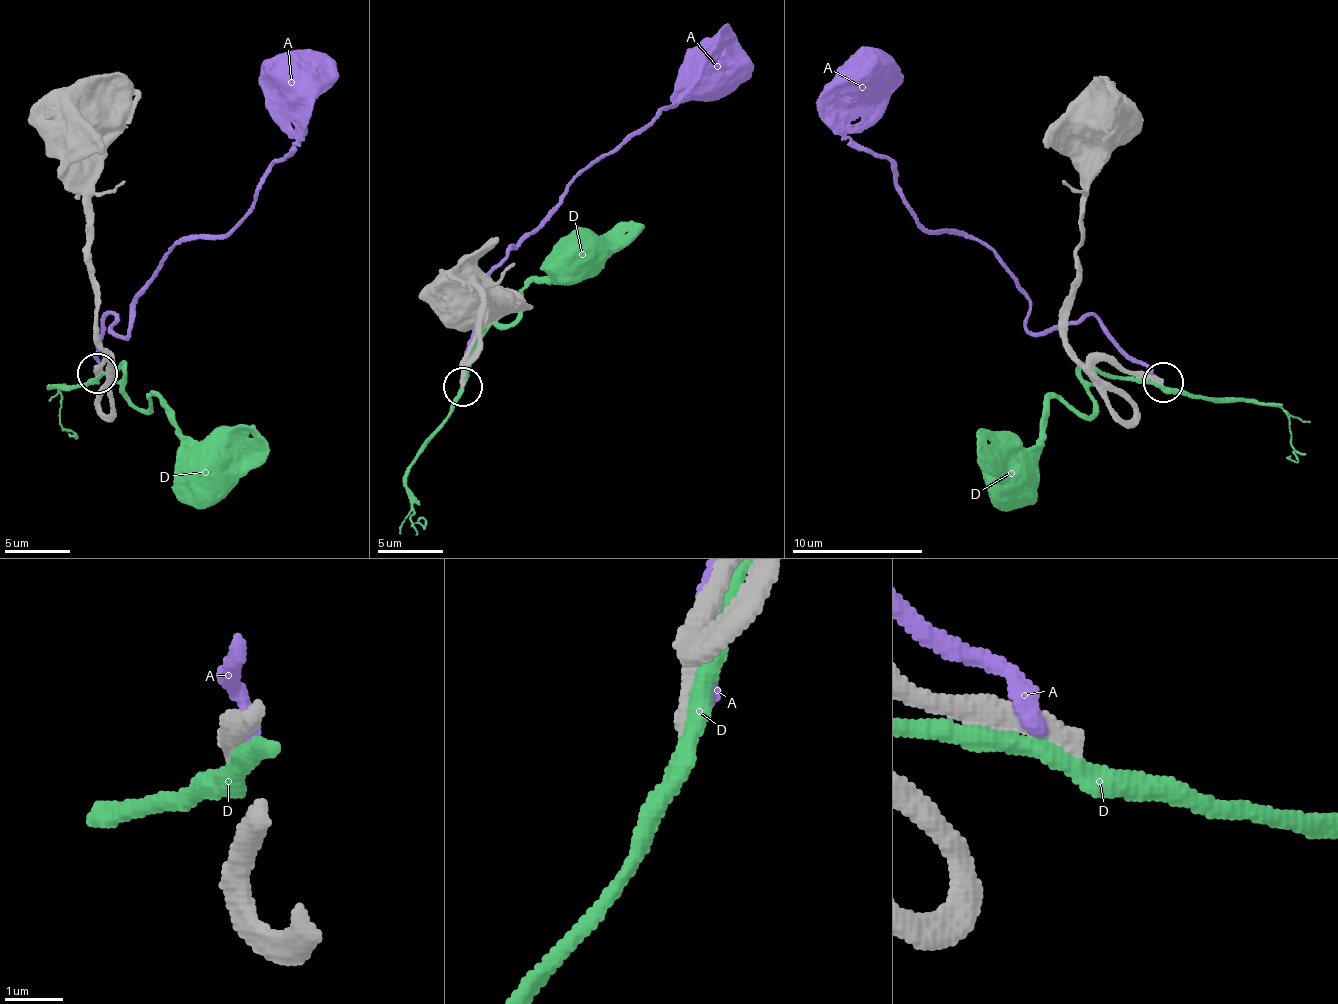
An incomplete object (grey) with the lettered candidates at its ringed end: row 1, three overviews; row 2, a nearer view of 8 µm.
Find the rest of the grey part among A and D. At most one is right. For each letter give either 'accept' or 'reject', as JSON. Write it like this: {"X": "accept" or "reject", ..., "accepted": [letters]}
{"A": "reject", "D": "reject", "accepted": []}

